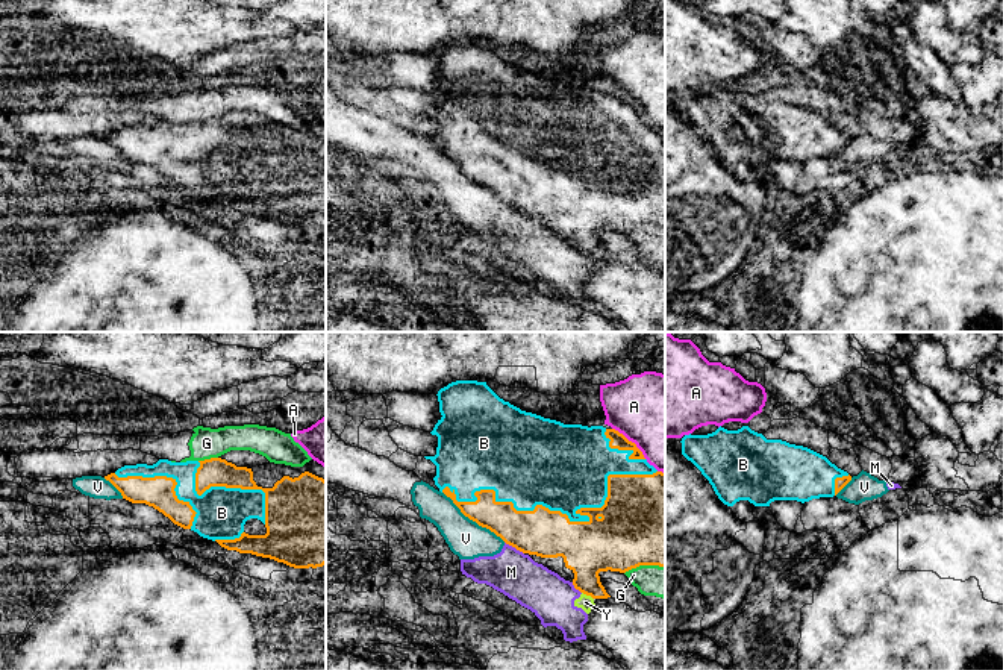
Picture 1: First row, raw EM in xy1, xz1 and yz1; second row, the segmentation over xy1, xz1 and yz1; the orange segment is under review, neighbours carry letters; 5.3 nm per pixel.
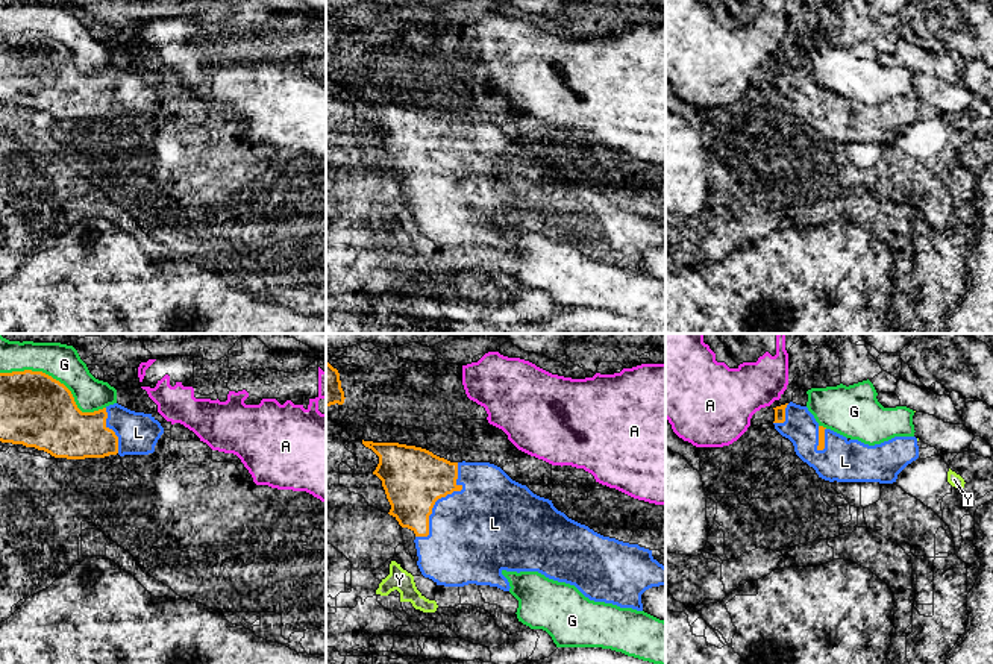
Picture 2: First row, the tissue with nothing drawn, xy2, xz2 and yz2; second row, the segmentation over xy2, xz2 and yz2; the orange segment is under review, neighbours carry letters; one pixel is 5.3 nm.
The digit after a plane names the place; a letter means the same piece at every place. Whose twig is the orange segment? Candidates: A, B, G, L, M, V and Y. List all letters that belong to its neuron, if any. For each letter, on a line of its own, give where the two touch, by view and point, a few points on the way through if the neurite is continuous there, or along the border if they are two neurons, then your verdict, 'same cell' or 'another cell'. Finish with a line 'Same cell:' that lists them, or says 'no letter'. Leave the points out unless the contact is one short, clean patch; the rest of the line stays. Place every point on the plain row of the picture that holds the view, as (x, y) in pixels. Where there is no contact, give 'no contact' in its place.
A: xz1 (631, 102) | another cell
B: xz1 (564, 175) | same cell
G: xy2 (55, 40) | another cell
L: xz2 (438, 158) | same cell
M: xz1 (514, 206) | another cell
V: xz1 (473, 181) | along xz1 (443, 152), (465, 176), (488, 188), (505, 202) | another cell
Y: xz1 (588, 255) | another cell
Same cell: B, L

